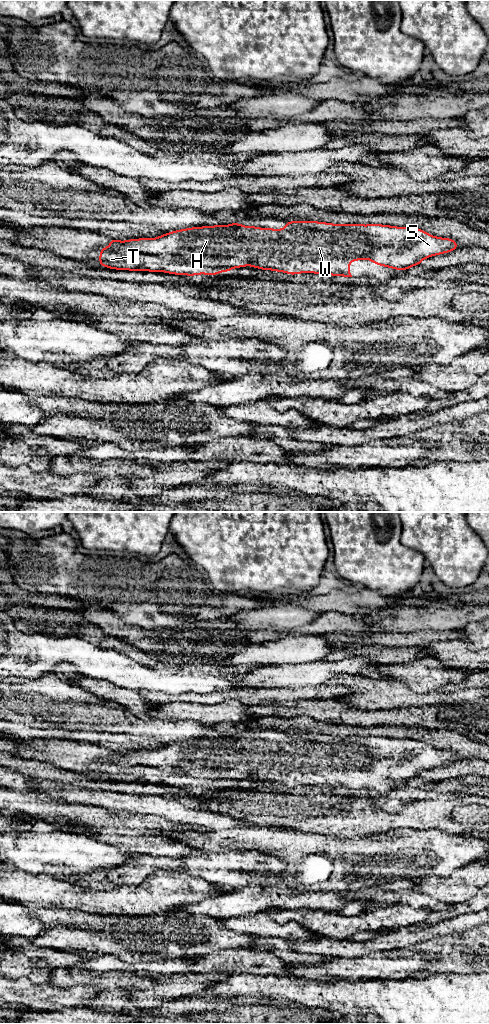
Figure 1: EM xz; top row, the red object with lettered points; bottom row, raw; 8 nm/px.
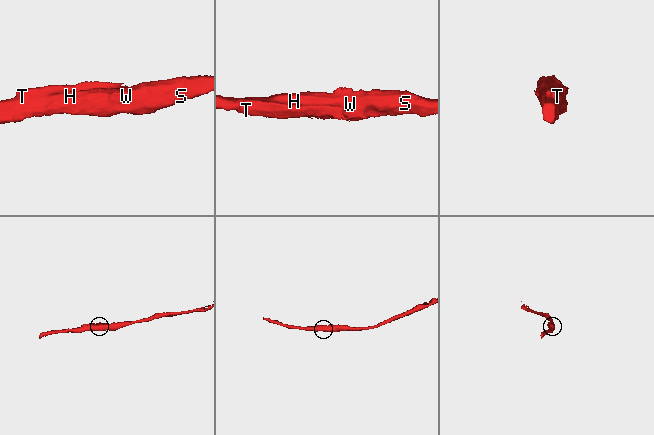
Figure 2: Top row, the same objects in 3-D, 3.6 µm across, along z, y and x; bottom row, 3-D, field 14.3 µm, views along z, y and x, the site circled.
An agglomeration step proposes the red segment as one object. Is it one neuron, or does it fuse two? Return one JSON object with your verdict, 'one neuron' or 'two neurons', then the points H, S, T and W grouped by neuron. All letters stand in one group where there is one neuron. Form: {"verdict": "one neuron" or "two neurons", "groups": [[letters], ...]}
{"verdict": "two neurons", "groups": [["H", "S", "W"], ["T"]]}

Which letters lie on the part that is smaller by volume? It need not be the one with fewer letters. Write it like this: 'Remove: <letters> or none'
Remove: T

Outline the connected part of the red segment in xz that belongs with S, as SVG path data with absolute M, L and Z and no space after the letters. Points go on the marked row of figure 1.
M287 221L282 229L244 226L233 222L229 225L190 227L174 230L155 238L137 238L121 241L119 246L100 249L118 250L124 253L145 253L159 256L177 255L196 266L242 268L251 266L260 270L296 275L313 273L320 275L352 277L349 264L353 261L370 260L378 266L396 269L401 272L420 265L426 258L450 253L460 245L452 238L437 237L415 227L398 227L384 224L334 224L320 221Z

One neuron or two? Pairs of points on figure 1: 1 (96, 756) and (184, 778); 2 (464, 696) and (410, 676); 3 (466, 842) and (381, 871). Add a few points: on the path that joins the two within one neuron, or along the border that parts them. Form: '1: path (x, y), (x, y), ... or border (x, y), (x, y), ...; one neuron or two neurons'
1: path (113, 771), (161, 776); one neuron
2: border (412, 690), (419, 692), (436, 691); two neurons
3: path (445, 852), (402, 854); one neuron

